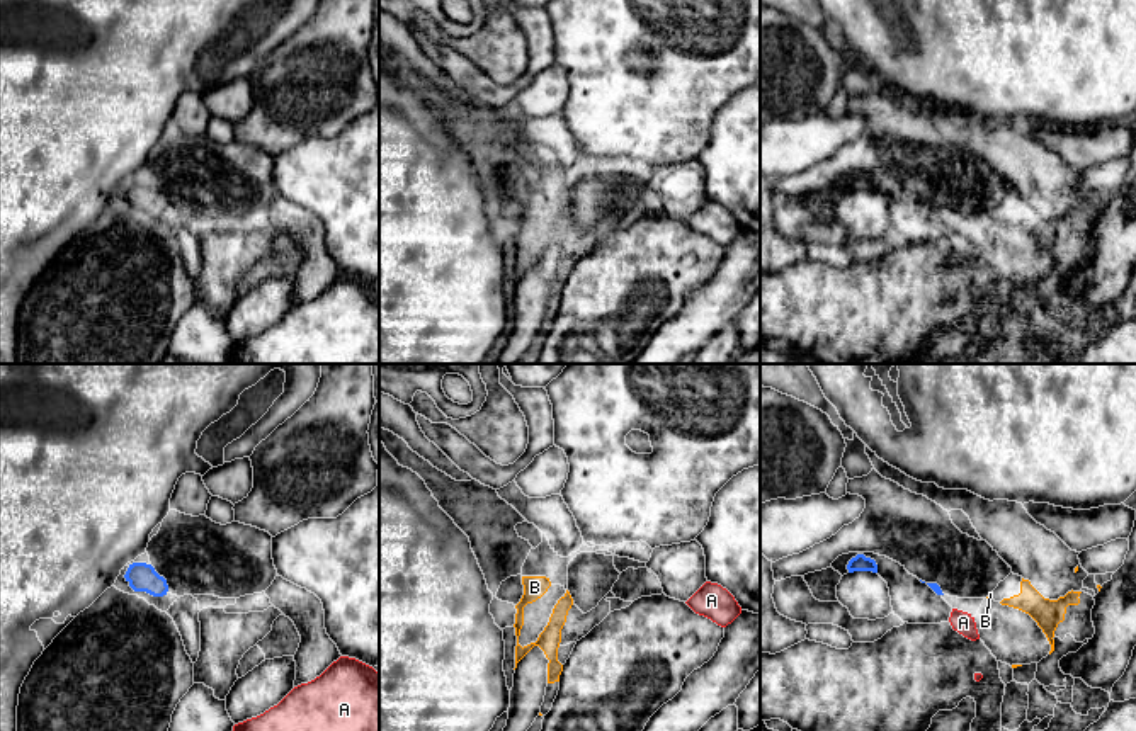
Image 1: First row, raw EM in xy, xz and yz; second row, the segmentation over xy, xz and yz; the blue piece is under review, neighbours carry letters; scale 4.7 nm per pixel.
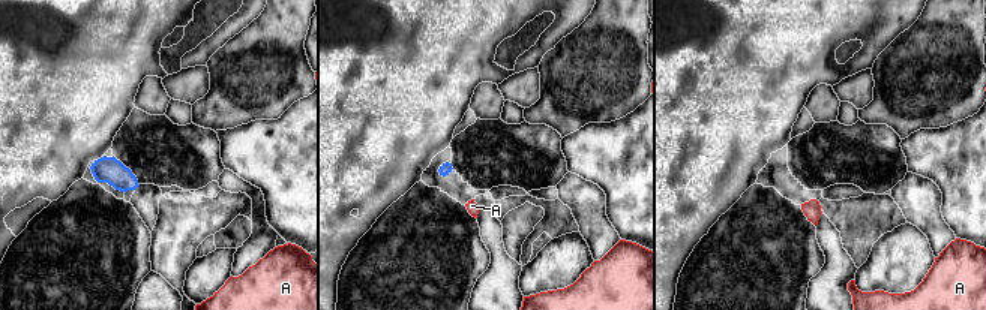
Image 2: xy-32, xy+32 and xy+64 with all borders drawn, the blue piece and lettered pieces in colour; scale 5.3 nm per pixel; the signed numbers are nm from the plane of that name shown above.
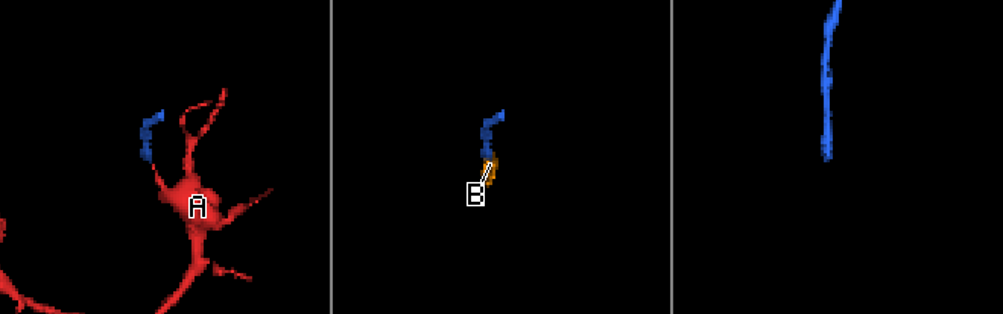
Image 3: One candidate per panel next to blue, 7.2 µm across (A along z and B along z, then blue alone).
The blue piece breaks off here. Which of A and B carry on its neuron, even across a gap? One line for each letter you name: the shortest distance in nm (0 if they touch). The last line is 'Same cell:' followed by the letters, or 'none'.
B: 200 nm apart
Same cell: B

